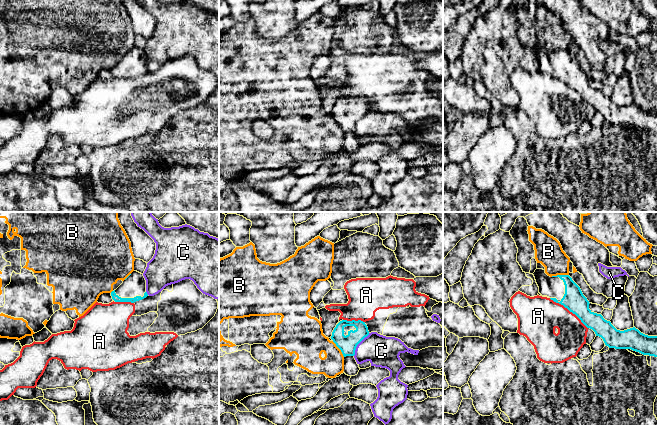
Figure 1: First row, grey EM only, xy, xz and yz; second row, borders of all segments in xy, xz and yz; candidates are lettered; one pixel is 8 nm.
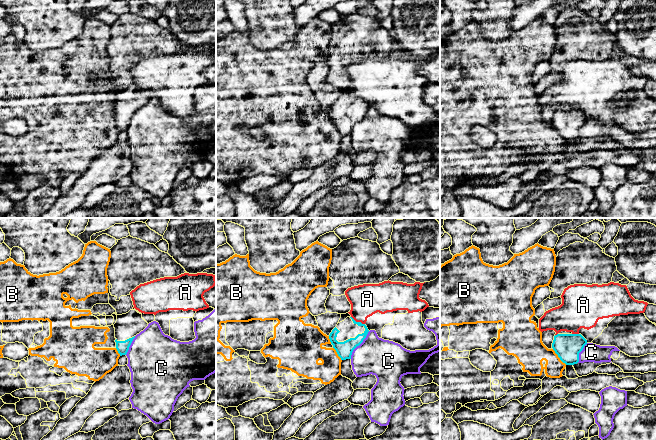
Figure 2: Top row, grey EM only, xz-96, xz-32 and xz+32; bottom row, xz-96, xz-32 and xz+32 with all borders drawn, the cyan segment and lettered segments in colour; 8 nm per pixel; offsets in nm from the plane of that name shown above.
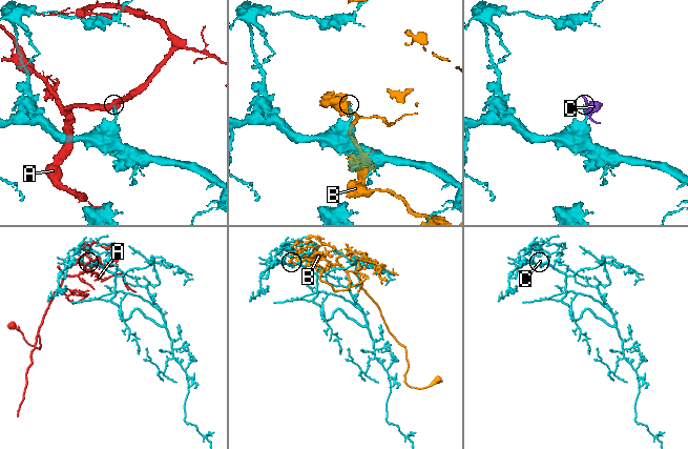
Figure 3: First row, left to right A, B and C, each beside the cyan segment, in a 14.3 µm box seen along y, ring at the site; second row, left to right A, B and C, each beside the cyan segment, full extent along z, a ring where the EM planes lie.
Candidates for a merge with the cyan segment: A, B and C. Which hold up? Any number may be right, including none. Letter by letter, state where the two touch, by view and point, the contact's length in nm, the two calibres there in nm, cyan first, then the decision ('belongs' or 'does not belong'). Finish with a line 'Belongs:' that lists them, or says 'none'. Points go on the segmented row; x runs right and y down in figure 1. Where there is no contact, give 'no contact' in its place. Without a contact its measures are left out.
A: contact yz (569, 310); length 400 nm; calibres 170 and 320 nm; does not belong
B: contact yz (559, 275); length 140 nm; calibres 170 and 220 nm; does not belong
C: contact xz (358, 343); length 220 nm; calibres 150 and 240 nm; does not belong
Belongs: none

